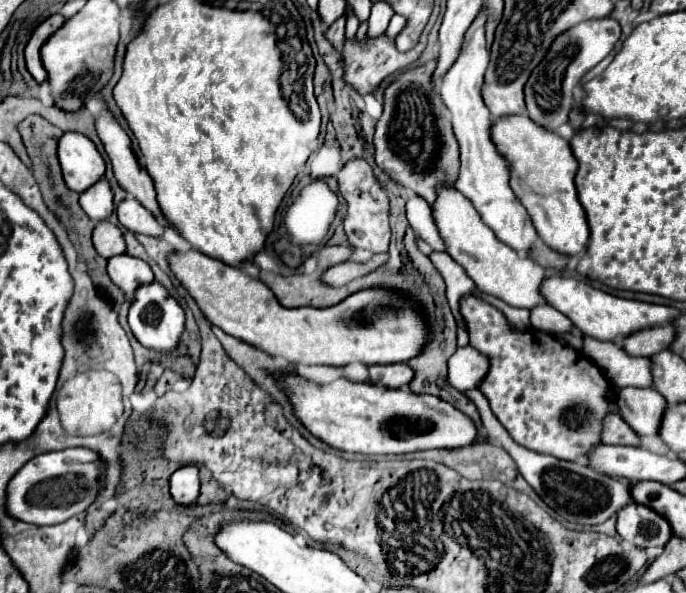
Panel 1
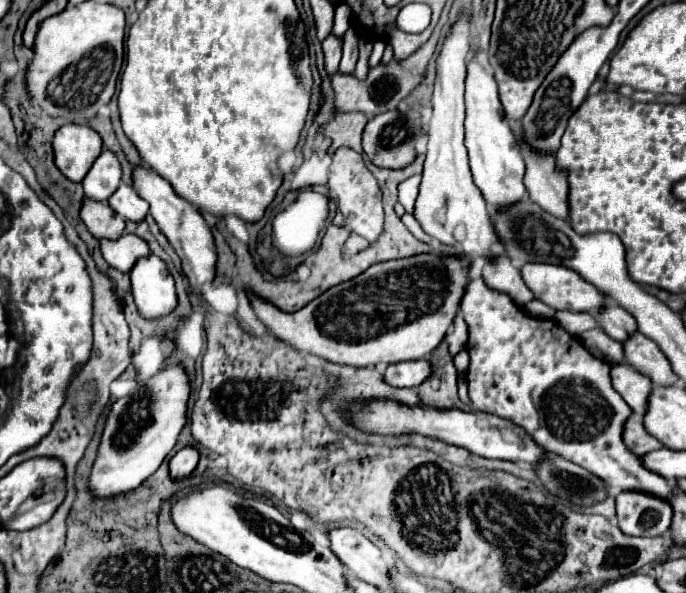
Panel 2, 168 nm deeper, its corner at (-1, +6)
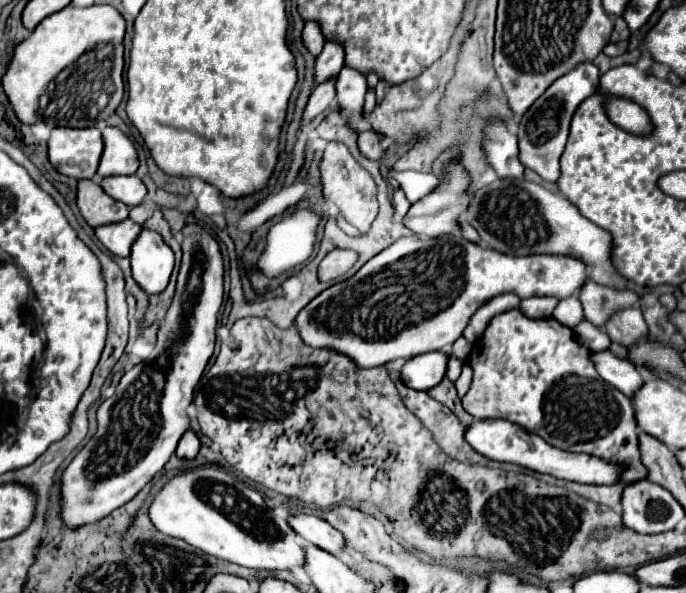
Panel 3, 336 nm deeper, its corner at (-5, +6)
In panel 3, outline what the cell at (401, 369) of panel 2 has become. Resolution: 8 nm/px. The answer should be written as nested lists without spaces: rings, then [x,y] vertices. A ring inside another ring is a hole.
[[[427,352],[411,358],[403,370],[401,380],[413,390],[431,390],[439,384],[447,372],[449,356],[445,352]]]

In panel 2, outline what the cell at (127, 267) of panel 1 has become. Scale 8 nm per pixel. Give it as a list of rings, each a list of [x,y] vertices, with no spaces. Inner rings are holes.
[[[123,234],[119,240],[101,240],[101,252],[111,268],[127,274],[139,258],[147,258],[149,246],[135,234]]]

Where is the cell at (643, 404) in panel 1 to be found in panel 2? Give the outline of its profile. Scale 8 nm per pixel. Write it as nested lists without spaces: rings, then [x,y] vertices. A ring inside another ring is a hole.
[[[619,364],[611,368],[613,388],[621,394],[621,398],[629,404],[633,414],[643,416],[647,410],[647,400],[651,394],[651,380],[631,368],[629,364]]]

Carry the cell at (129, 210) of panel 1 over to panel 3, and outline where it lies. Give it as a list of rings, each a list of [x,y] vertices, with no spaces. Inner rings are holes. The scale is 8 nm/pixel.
[[[111,176],[103,178],[99,184],[111,198],[119,198],[119,202],[125,202],[127,206],[141,204],[147,194],[145,184],[137,176]]]

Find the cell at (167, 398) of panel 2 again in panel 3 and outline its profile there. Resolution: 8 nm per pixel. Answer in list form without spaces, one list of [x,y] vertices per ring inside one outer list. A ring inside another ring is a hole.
[[[197,224],[183,228],[183,264],[177,276],[177,290],[173,302],[157,330],[157,342],[153,358],[143,364],[129,368],[111,398],[101,402],[97,408],[97,432],[95,436],[75,454],[69,466],[61,474],[61,522],[67,528],[81,528],[93,524],[113,510],[129,502],[147,482],[153,480],[157,472],[163,470],[167,460],[177,448],[179,438],[189,428],[189,418],[185,414],[193,400],[193,388],[197,386],[215,346],[215,324],[217,312],[223,302],[223,260],[219,244]]]

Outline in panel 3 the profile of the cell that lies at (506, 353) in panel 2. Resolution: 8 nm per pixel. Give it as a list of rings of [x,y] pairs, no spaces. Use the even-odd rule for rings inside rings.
[[[509,310],[495,316],[483,336],[475,342],[475,348],[469,356],[469,366],[473,368],[473,384],[461,400],[463,408],[475,420],[503,418],[523,426],[531,434],[541,436],[555,448],[587,452],[609,462],[619,462],[627,466],[623,472],[625,484],[643,478],[647,472],[639,460],[639,432],[635,424],[633,402],[623,392],[599,378],[593,362],[589,360],[589,350],[573,338],[571,328],[559,324],[555,318],[533,320],[527,318],[521,310]]]

